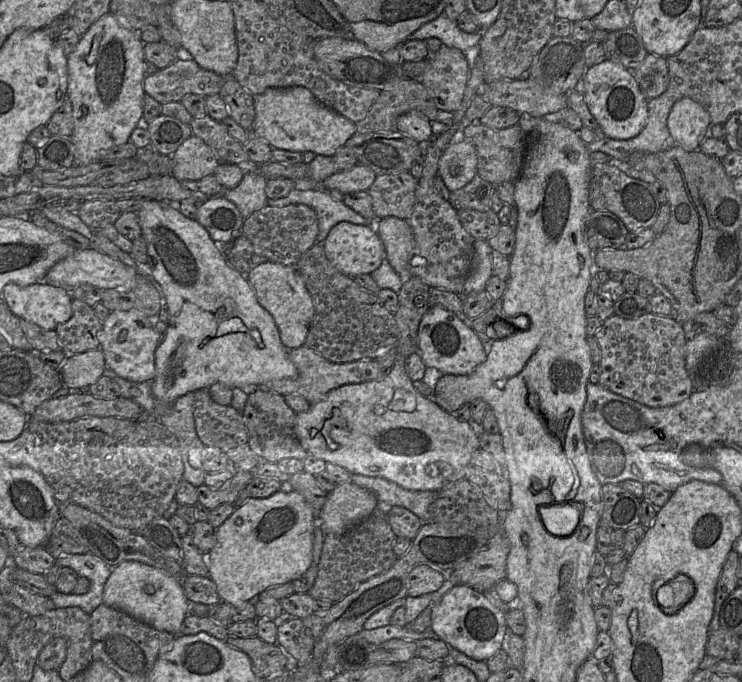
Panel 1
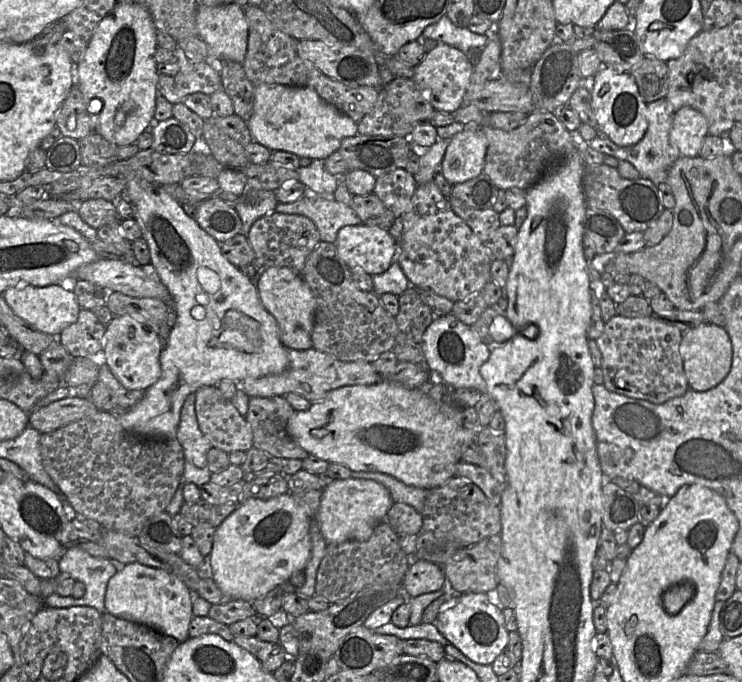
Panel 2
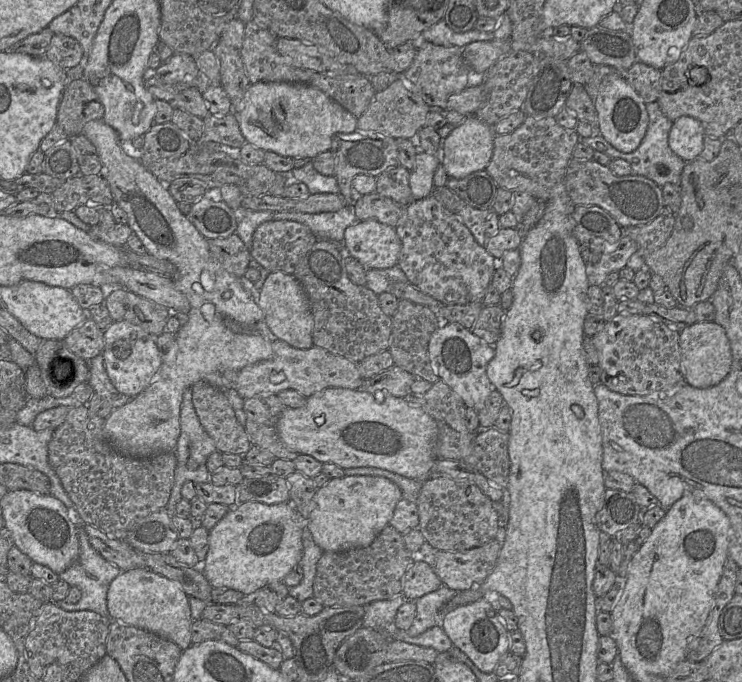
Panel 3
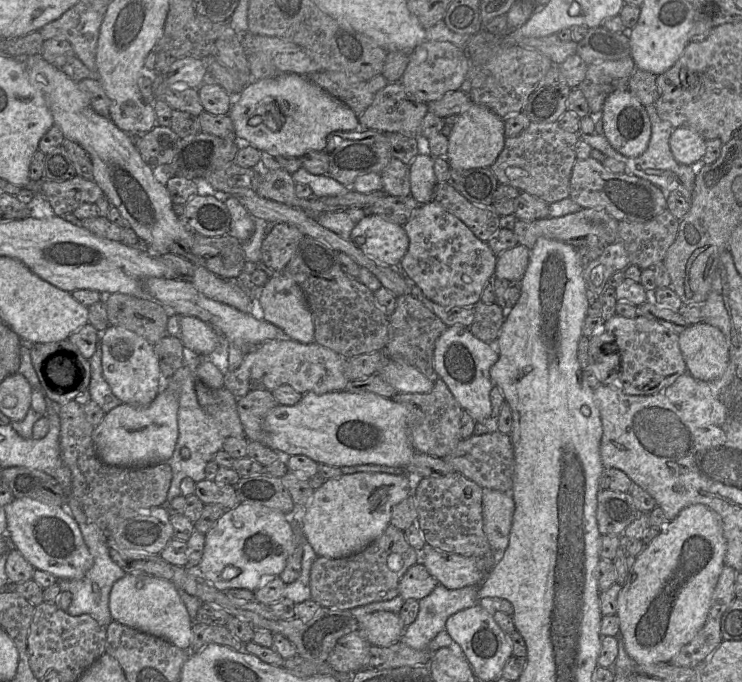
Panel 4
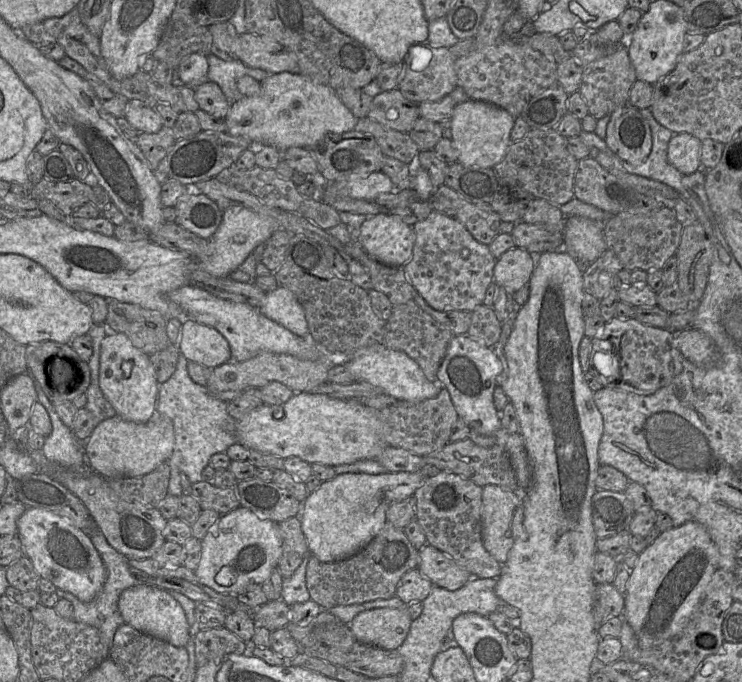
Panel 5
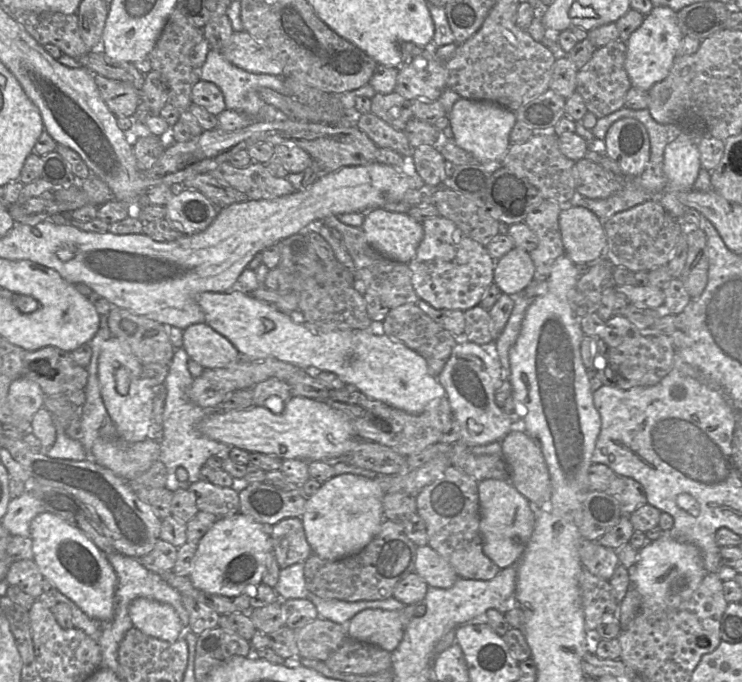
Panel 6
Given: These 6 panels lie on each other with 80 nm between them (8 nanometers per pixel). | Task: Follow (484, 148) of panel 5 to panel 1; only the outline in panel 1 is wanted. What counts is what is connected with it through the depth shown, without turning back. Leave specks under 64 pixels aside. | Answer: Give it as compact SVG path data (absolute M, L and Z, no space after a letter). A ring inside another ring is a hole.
M464 139L446 148L438 163L438 174L450 192L469 183L477 174L477 153L474 144Z

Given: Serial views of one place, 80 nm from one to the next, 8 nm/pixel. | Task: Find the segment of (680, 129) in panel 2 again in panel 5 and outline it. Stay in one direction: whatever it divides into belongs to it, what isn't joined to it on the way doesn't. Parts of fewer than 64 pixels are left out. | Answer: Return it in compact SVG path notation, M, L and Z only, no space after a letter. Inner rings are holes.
M686 132L674 134L668 143L669 163L684 175L700 170L701 144L701 140L692 134Z

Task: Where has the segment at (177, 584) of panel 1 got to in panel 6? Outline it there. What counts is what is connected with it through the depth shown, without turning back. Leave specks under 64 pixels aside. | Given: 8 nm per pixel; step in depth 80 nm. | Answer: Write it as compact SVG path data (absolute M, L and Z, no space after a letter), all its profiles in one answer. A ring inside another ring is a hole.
M139 597L131 602L129 616L133 627L148 636L167 642L184 638L181 620L169 604Z

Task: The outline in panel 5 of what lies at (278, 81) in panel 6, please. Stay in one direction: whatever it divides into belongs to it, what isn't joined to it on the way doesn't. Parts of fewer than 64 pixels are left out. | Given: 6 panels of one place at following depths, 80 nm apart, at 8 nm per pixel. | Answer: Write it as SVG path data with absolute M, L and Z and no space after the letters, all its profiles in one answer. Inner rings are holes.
M210 53L207 56L207 60L208 81L215 82L219 85L230 104L244 97L237 87L239 78L248 75L260 82L270 75L265 70L248 67L238 59L225 61Z

